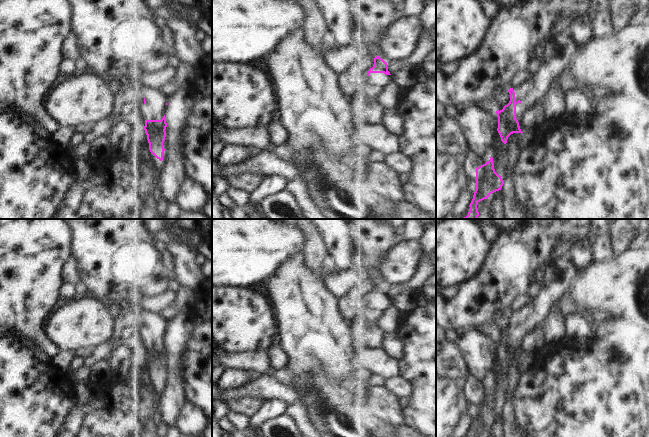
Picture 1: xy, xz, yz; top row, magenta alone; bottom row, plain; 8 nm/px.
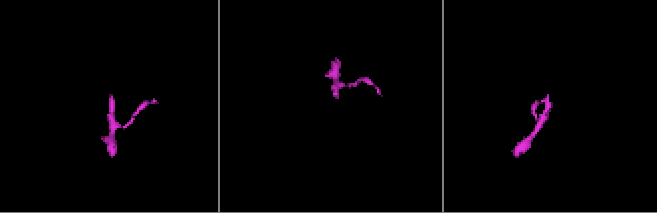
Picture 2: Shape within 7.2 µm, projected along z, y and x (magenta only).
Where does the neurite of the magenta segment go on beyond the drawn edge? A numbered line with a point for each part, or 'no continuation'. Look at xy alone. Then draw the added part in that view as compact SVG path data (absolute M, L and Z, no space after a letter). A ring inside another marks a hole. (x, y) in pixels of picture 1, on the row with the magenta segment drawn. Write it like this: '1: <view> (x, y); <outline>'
1: xy (155, 107); M144 87L144 98L146 103L143 105L143 115L145 120L161 120L165 115L169 98L162 90Z

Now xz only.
1: xz (377, 82); M370 73L368 85L365 89L358 88L354 96L360 100L365 97L369 102L378 102L383 89L392 82L392 76L384 73Z

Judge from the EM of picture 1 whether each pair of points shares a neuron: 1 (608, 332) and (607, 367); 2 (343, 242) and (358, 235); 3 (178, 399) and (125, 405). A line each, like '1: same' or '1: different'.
1: different
2: different
3: different

